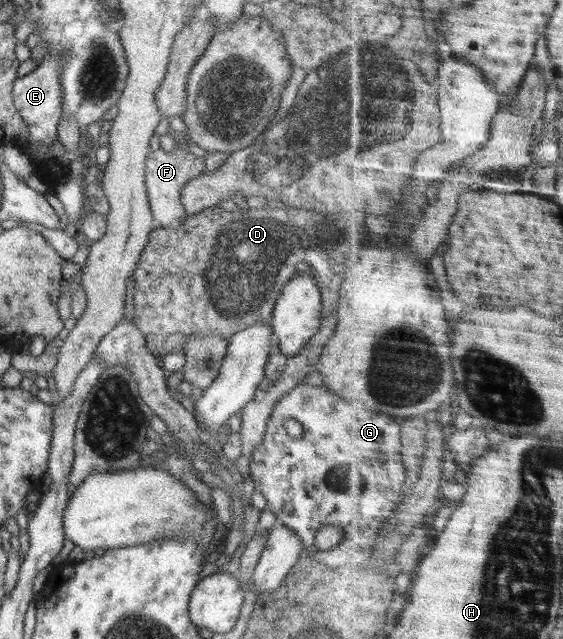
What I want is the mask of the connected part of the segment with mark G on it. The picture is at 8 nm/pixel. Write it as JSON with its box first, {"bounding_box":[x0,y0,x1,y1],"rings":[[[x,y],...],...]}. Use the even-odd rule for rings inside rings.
{"bounding_box":[249,383,407,577],"rings":[[[299,383],[276,402],[263,440],[250,456],[249,470],[255,492],[264,496],[265,510],[275,514],[277,524],[289,527],[315,559],[340,573],[341,566],[345,566],[349,574],[358,577],[371,566],[377,540],[381,537],[381,526],[394,514],[407,482],[401,424],[391,415],[383,414],[362,401],[347,401],[325,386]],[[289,418],[301,424],[301,438],[293,439],[283,429],[282,424]],[[325,525],[339,526],[344,535],[337,546],[323,550],[315,546],[315,539],[317,531]]]}

